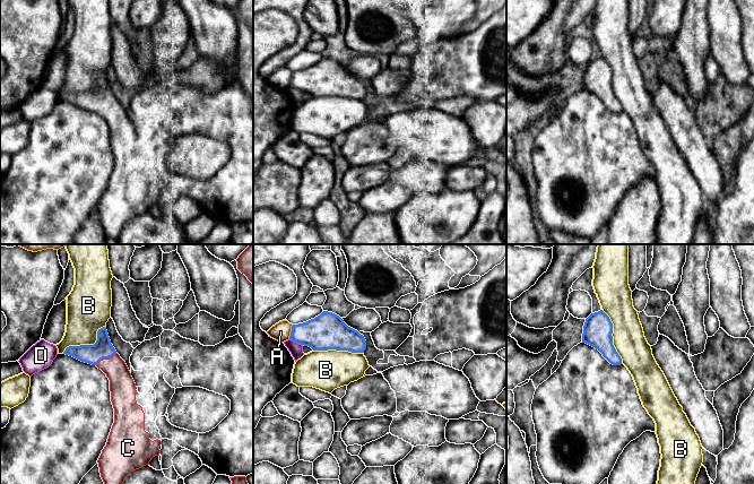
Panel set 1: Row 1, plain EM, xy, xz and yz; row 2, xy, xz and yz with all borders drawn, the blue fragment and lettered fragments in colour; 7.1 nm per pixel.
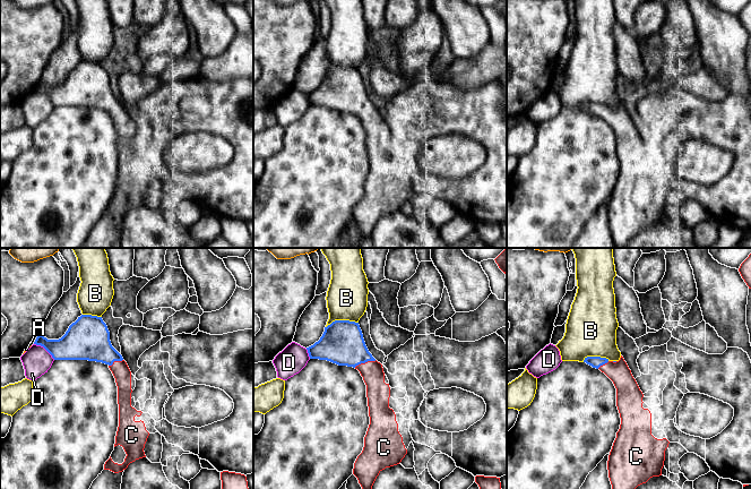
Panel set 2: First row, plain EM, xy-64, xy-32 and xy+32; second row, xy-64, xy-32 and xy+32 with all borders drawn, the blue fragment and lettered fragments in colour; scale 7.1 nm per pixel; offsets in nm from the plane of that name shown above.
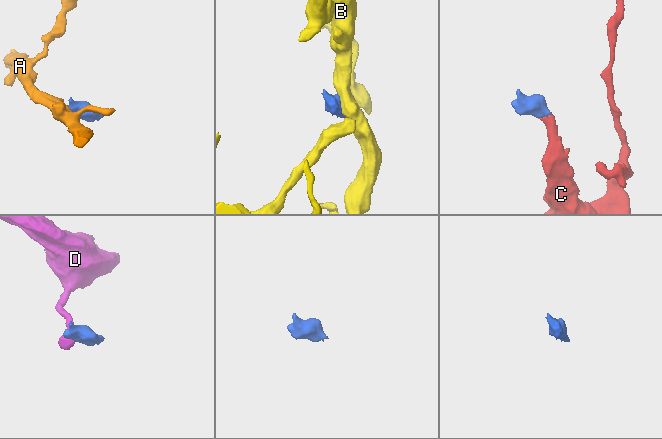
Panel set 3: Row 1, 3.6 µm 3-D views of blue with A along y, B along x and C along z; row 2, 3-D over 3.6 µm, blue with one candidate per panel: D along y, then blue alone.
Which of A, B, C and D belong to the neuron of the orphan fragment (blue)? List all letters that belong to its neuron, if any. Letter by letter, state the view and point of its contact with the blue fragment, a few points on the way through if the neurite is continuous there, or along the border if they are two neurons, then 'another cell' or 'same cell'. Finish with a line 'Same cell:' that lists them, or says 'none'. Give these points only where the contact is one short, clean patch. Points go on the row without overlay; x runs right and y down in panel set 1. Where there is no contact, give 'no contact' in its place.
A: contact xz (291, 78); border xz (293, 71), (288, 85); another cell
B: contact xy (87, 92); another cell
C: contact xy (104, 104); way xy (92, 101), (104, 104), (118, 119), (122, 134); same cell
D: contact xz (296, 88); border xz (289, 85), (302, 92); another cell
Same cell: C

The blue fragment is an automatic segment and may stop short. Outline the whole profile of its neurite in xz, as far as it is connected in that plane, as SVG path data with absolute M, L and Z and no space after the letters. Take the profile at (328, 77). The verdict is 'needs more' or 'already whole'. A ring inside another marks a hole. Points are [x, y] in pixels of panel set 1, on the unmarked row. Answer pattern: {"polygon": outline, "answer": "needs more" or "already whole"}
{"polygon": "M328 58L306 69L293 71L289 86L313 97L364 100L366 95L363 81L348 74L339 62Z", "answer": "already whole"}

